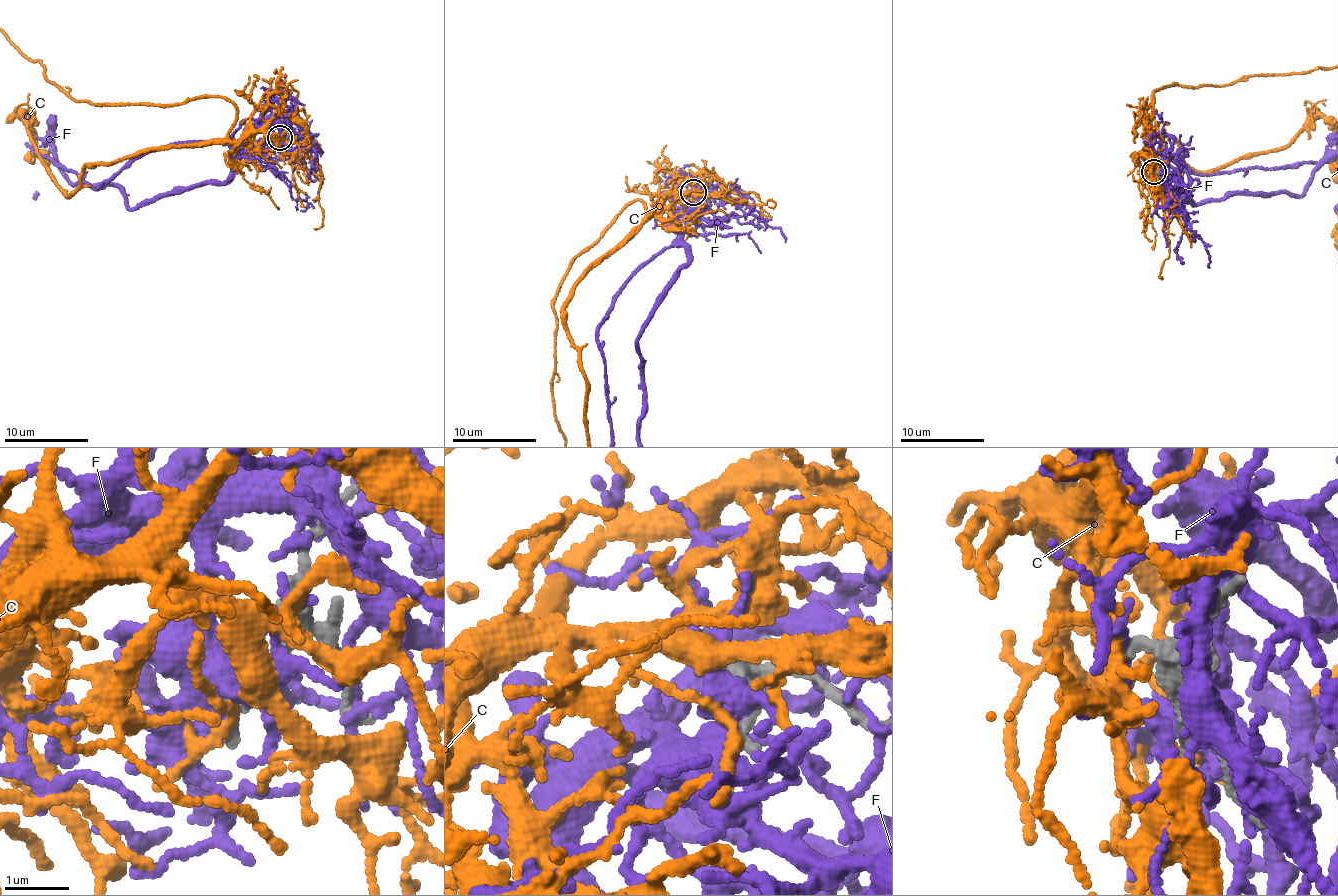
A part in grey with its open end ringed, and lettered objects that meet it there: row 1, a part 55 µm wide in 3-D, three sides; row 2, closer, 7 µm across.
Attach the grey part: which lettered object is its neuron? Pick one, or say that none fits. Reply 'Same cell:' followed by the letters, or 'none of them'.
Same cell: C

